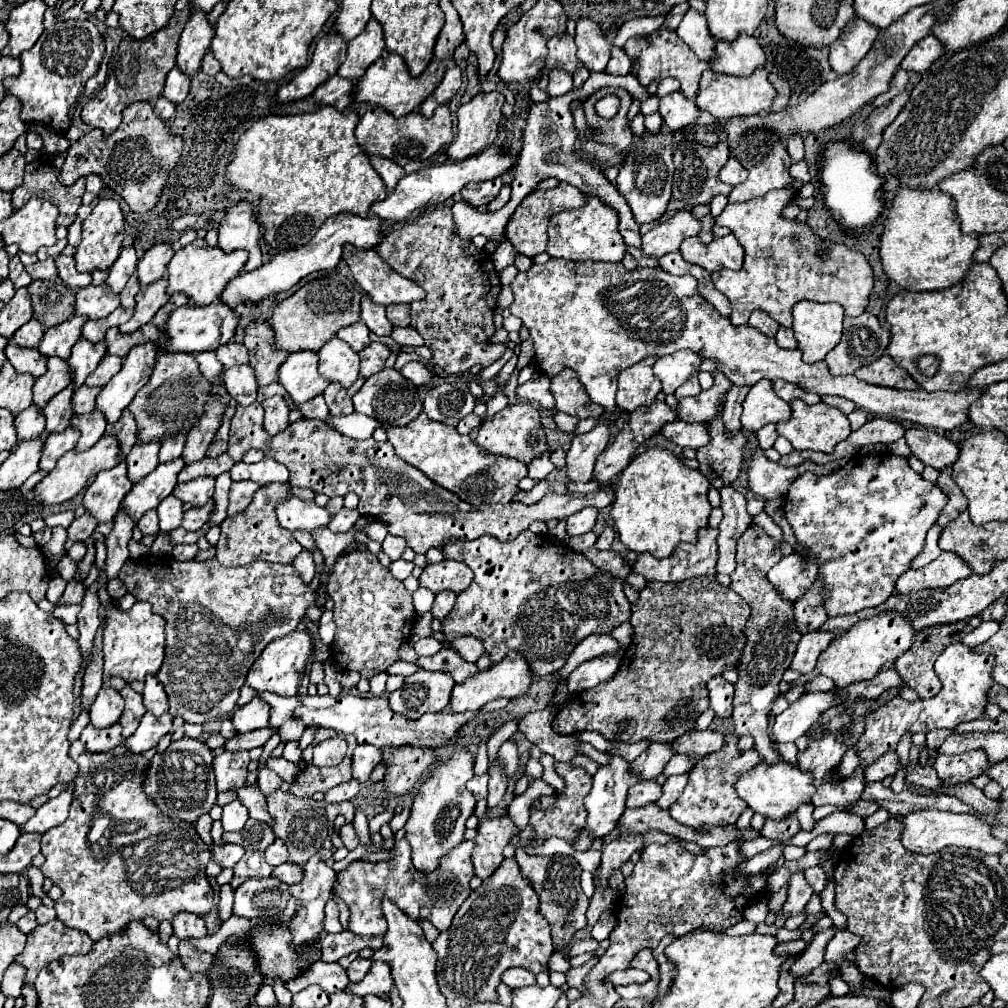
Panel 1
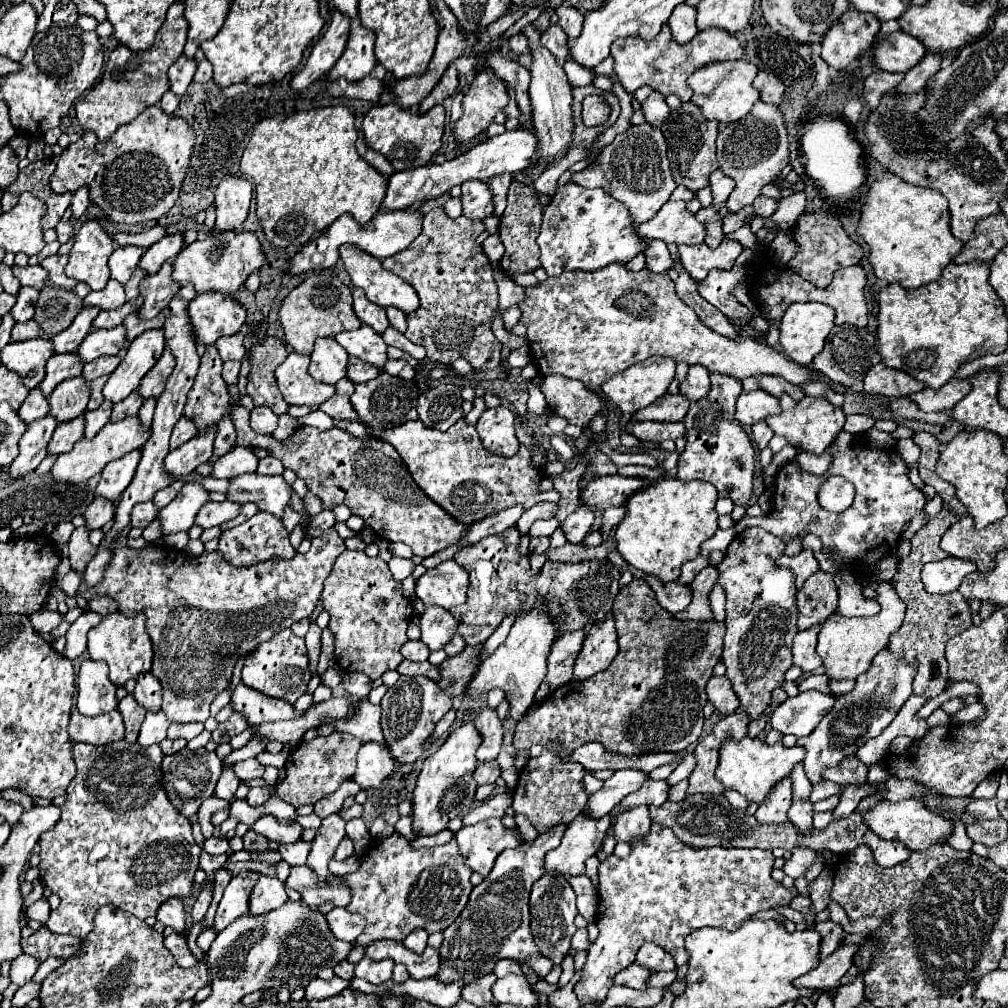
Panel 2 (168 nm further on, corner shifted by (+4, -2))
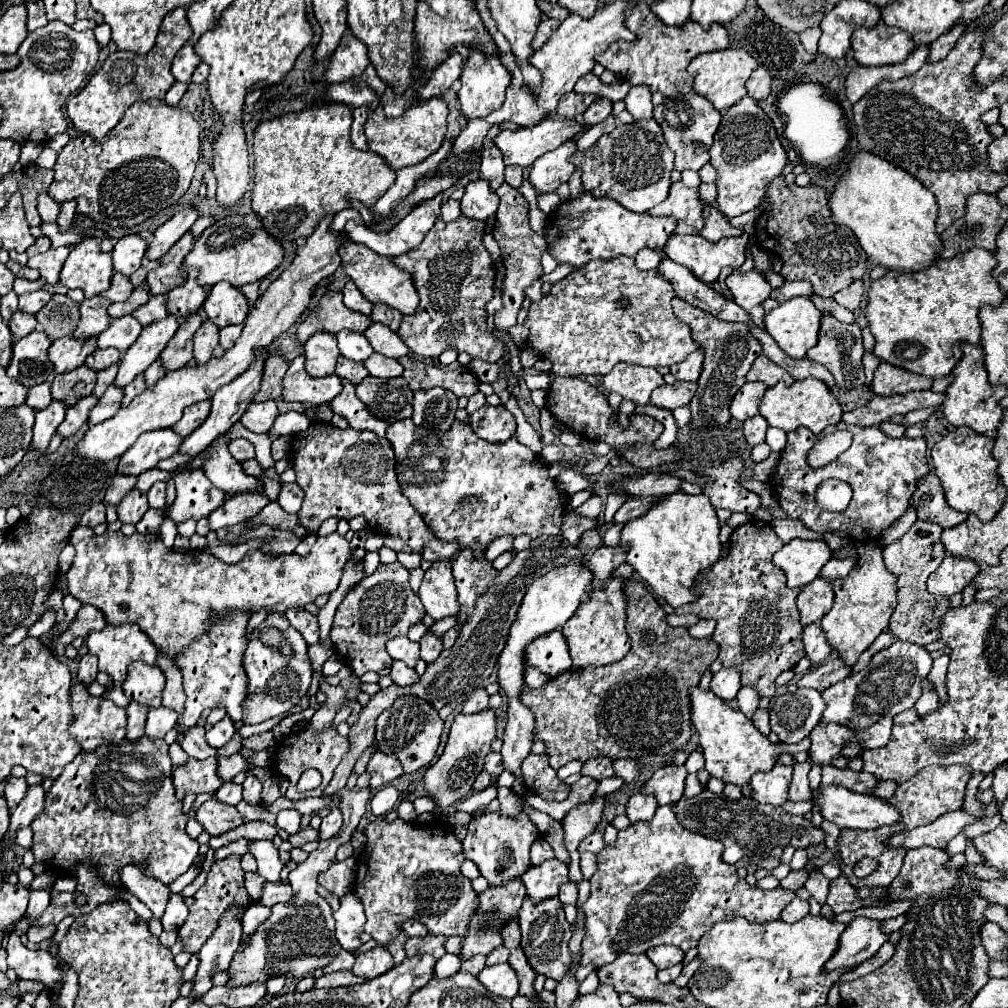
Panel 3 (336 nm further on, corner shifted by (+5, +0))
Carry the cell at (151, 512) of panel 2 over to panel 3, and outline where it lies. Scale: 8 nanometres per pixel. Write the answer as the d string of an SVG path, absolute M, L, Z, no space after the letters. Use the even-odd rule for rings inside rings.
M133 488L133 490L127 494L127 498L123 498L123 500L119 502L119 506L117 506L117 516L119 516L119 520L121 520L123 524L125 524L125 522L137 524L137 522L143 518L143 514L145 514L147 508L149 508L149 504L147 504L147 494L141 492L141 490L137 490L137 488Z

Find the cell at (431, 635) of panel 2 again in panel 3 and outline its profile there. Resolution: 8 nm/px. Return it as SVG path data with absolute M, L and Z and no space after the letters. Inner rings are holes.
M427 632L427 634L421 638L421 660L425 660L427 664L435 662L435 660L439 658L441 650L443 650L441 638L433 636L431 632Z

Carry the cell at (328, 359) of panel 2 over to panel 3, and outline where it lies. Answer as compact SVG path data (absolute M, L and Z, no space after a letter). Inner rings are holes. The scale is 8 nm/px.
M329 332L313 334L305 344L305 368L309 376L329 376L335 370L335 362L339 358L337 338Z

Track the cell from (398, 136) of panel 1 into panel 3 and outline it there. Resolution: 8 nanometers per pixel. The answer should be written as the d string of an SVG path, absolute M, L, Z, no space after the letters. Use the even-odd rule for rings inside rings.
M429 98L427 102L415 104L405 110L399 118L385 118L383 108L375 108L367 114L365 136L367 146L375 154L383 156L395 170L423 162L427 156L437 152L447 136L447 104L441 98Z

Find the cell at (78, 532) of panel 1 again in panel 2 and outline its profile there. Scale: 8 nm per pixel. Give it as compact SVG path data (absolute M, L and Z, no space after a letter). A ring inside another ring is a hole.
M94 498L92 504L90 504L90 506L86 508L86 512L84 512L86 528L88 528L88 530L102 528L106 522L112 520L112 512L114 512L114 504L112 504L110 500Z

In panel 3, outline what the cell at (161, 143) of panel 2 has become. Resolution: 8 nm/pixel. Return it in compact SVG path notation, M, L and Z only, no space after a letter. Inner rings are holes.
M163 100L135 102L125 118L103 138L95 140L89 134L81 134L59 152L55 164L55 178L49 186L49 196L55 202L77 202L77 212L89 216L97 224L133 228L135 224L155 216L163 208L175 204L189 188L195 166L199 160L199 124L193 116L181 108L167 106Z

